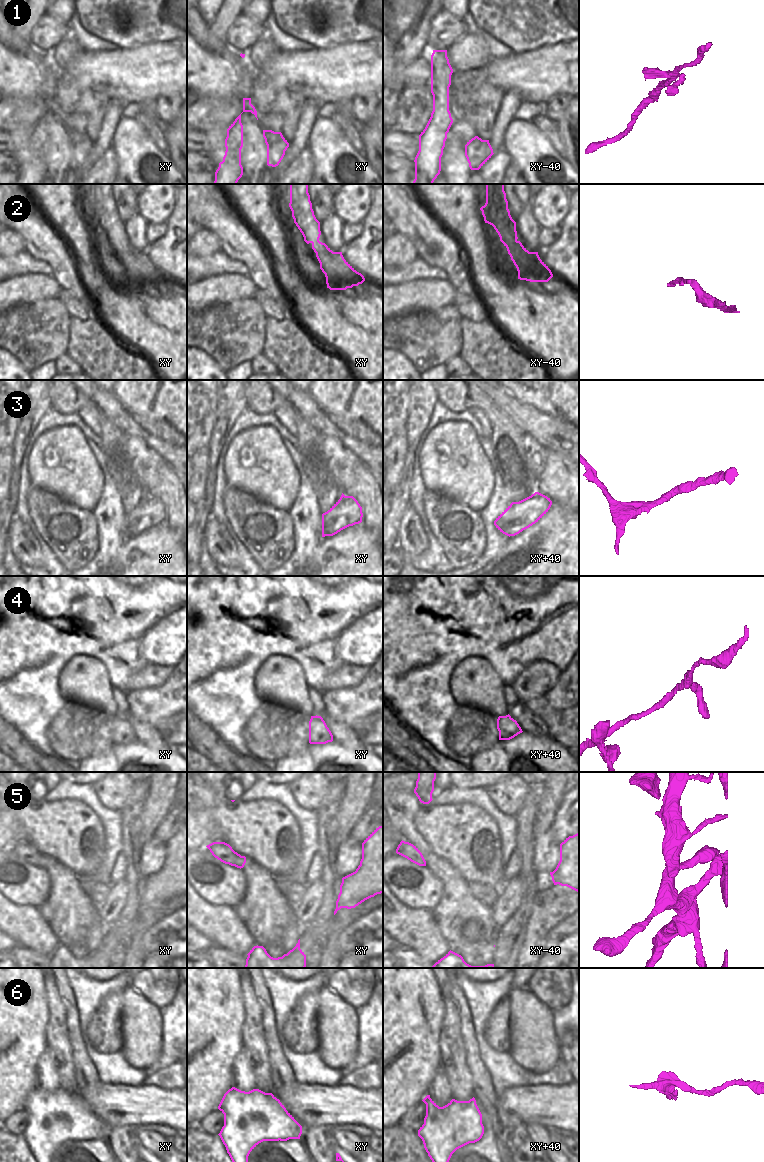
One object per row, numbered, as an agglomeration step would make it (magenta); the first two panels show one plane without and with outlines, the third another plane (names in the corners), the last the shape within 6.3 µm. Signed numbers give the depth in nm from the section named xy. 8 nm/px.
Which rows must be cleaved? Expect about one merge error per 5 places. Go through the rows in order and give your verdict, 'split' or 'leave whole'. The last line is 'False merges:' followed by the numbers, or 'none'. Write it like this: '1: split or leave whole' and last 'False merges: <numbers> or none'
1: split
2: leave whole
3: leave whole
4: leave whole
5: leave whole
6: split
False merges: 1, 6

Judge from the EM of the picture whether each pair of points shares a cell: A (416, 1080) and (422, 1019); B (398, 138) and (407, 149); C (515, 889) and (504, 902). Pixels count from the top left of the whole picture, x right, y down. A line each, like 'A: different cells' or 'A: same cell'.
A: same cell
B: same cell
C: same cell

